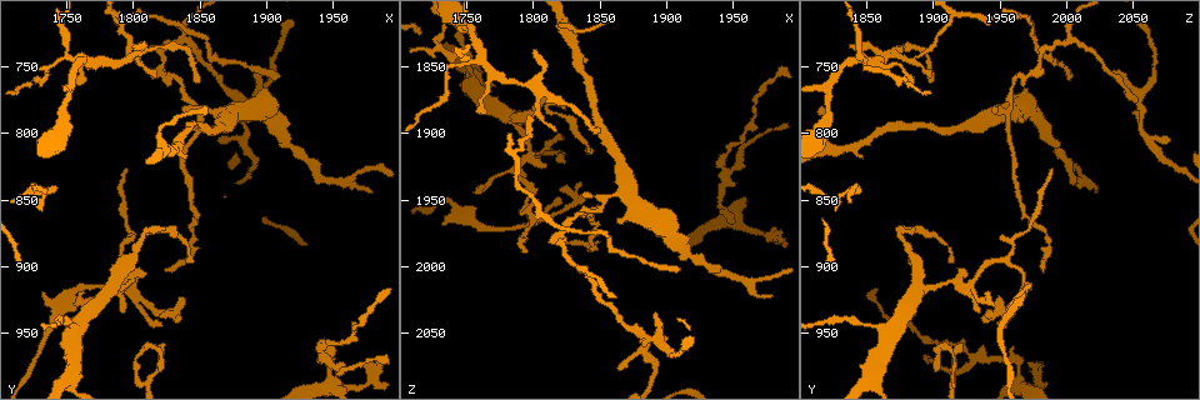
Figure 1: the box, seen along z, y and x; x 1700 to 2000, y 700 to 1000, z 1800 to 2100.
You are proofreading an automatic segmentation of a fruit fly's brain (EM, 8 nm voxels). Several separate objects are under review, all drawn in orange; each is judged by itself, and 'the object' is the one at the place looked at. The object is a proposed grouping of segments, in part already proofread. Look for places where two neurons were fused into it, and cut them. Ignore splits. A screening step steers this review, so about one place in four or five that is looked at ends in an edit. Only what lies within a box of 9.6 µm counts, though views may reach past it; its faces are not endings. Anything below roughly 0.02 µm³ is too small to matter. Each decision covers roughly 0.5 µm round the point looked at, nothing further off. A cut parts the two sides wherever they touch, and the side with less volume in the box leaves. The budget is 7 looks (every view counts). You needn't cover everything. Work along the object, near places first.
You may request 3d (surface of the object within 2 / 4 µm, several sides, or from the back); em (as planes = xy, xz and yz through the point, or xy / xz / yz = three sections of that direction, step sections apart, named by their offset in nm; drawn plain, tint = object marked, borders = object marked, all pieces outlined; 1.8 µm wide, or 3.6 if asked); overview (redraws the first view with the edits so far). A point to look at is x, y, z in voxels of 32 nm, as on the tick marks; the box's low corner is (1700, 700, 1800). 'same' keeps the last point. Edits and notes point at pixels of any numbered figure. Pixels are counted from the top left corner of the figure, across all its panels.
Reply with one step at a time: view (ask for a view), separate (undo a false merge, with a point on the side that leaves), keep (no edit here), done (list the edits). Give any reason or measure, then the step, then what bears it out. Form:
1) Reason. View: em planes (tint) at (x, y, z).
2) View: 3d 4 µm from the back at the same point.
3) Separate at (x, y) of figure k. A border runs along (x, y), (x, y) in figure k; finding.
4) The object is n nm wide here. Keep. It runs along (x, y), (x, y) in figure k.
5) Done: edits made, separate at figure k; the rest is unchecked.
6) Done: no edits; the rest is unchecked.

Abrupt turn. View: em yz step 4 (tint) at (1760, 744, 1844).

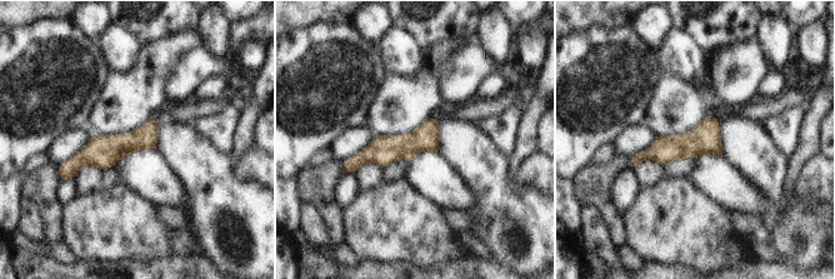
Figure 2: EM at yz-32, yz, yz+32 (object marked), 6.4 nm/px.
Keep. It runs along (436, 125), (346, 169) in figure 2; all the same neuron.

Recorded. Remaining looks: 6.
View: em planes (tint) at (1792, 888, 1962).

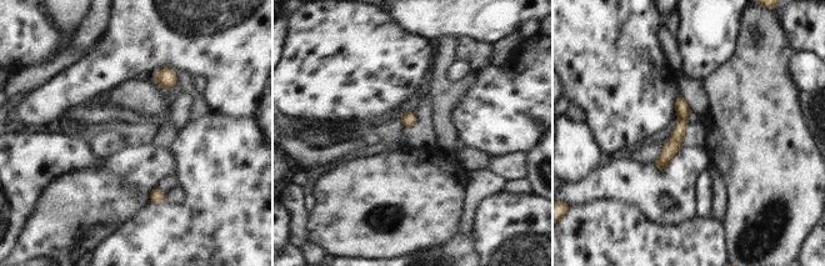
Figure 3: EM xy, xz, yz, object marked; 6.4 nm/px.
Keep. It runs along (679, 100), (683, 125), (659, 166) in figure 3; continuous, no second neuron.

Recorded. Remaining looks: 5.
Abrupt turn. View: 3d 2 µm at (1948, 970, 1962).

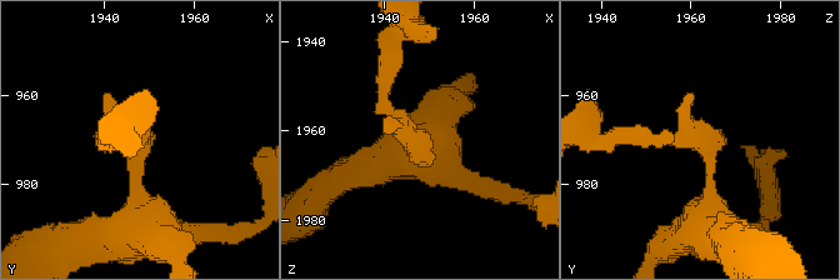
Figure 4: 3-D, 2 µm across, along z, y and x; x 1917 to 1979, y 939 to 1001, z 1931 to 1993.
Now the EM. View: em planes (tint) at (1947, 970, 1963).

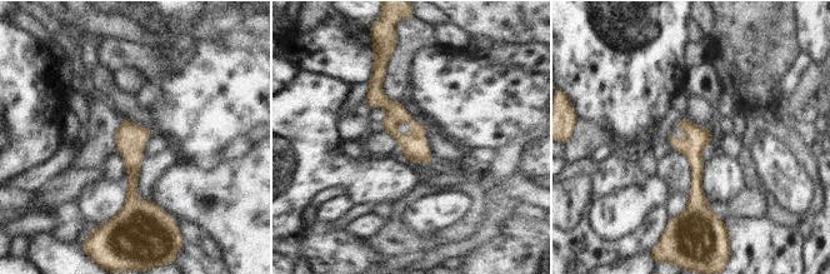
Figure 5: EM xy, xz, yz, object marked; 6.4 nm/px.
Keep. It runs along (383, 71), (376, 95), (391, 130), (426, 160) in figure 5; continuous, no second neuron.

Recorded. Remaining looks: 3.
Done: no edits; the rest is unchecked.

